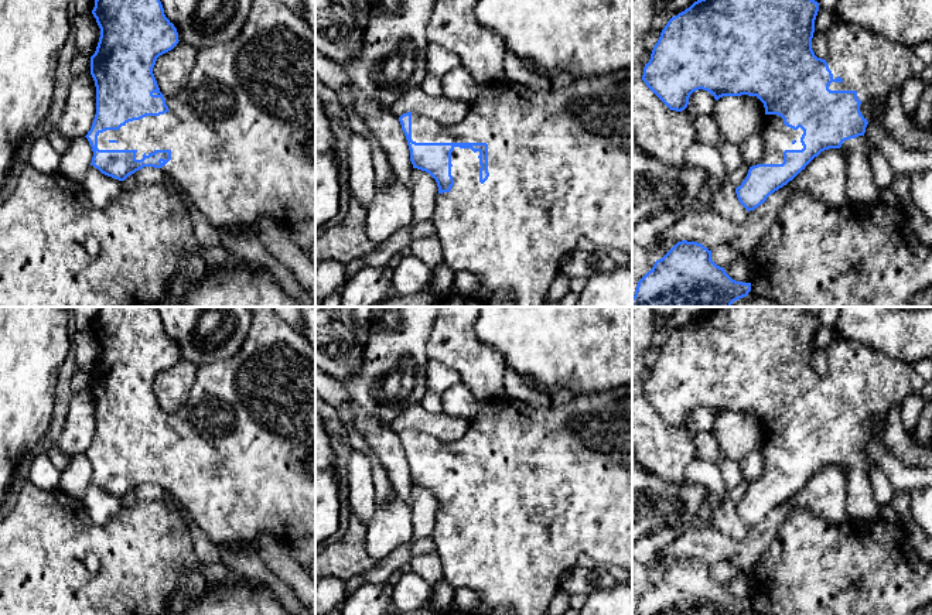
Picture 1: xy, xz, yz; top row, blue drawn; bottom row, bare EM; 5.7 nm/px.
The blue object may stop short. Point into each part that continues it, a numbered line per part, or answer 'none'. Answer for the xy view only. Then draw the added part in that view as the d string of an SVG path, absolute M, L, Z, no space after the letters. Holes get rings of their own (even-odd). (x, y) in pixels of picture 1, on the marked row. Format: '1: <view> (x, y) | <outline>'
1: xy (242, 132) | M252 0L252 8L242 31L229 42L199 49L187 85L174 96L164 95L164 99L168 106L167 113L146 116L126 123L119 130L99 133L98 148L136 150L136 160L156 150L170 150L171 160L158 170L173 178L185 191L194 206L219 230L253 229L263 218L270 218L287 229L300 222L315 221L315 31L298 13L280 0Z

